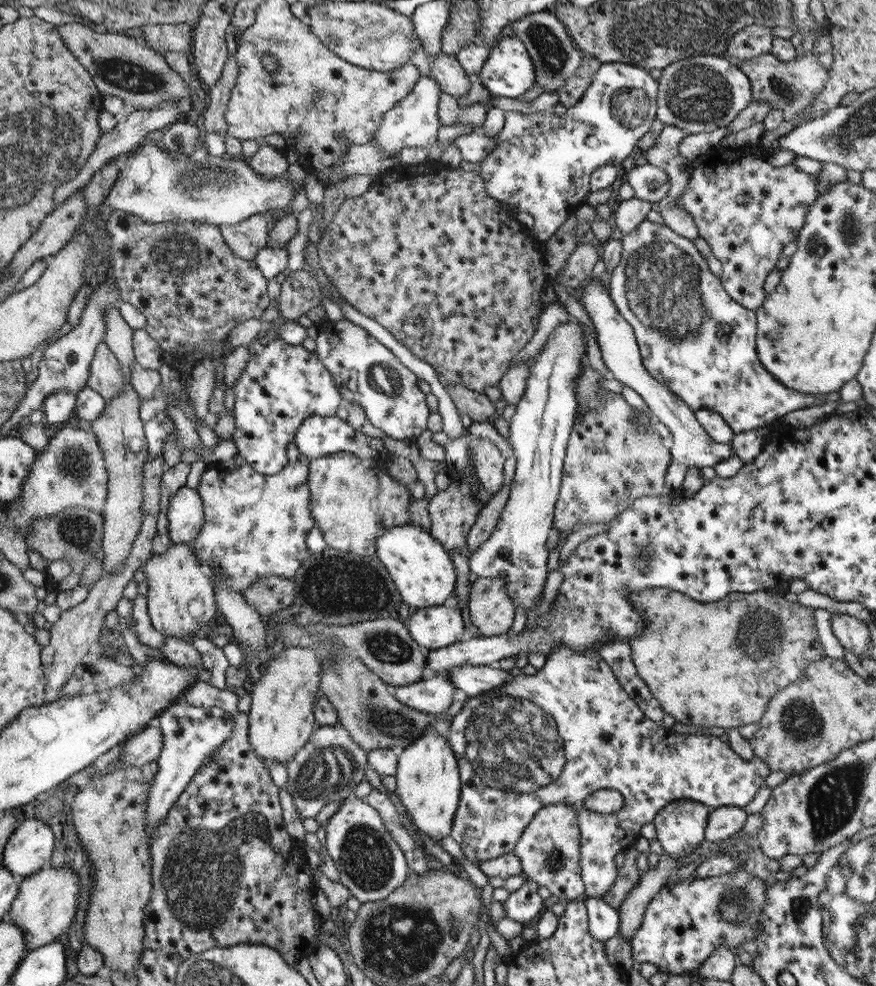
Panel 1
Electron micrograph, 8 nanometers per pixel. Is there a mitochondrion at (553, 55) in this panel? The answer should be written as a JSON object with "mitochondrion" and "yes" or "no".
{"mitochondrion":"yes"}

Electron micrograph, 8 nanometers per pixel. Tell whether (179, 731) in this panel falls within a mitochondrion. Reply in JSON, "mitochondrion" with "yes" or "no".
{"mitochondrion":"no"}

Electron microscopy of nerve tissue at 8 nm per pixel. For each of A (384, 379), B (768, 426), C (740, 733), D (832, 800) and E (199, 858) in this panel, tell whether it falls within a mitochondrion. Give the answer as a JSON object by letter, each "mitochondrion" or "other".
{"A":"mitochondrion","B":"other","C":"other","D":"mitochondrion","E":"mitochondrion"}

